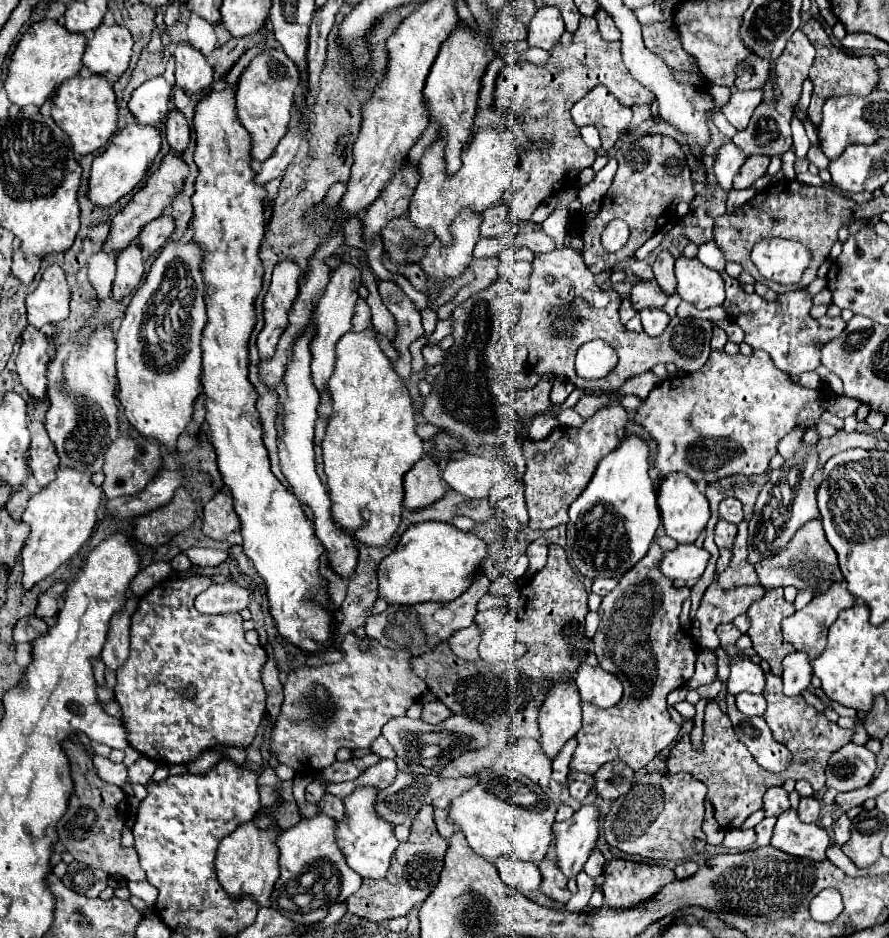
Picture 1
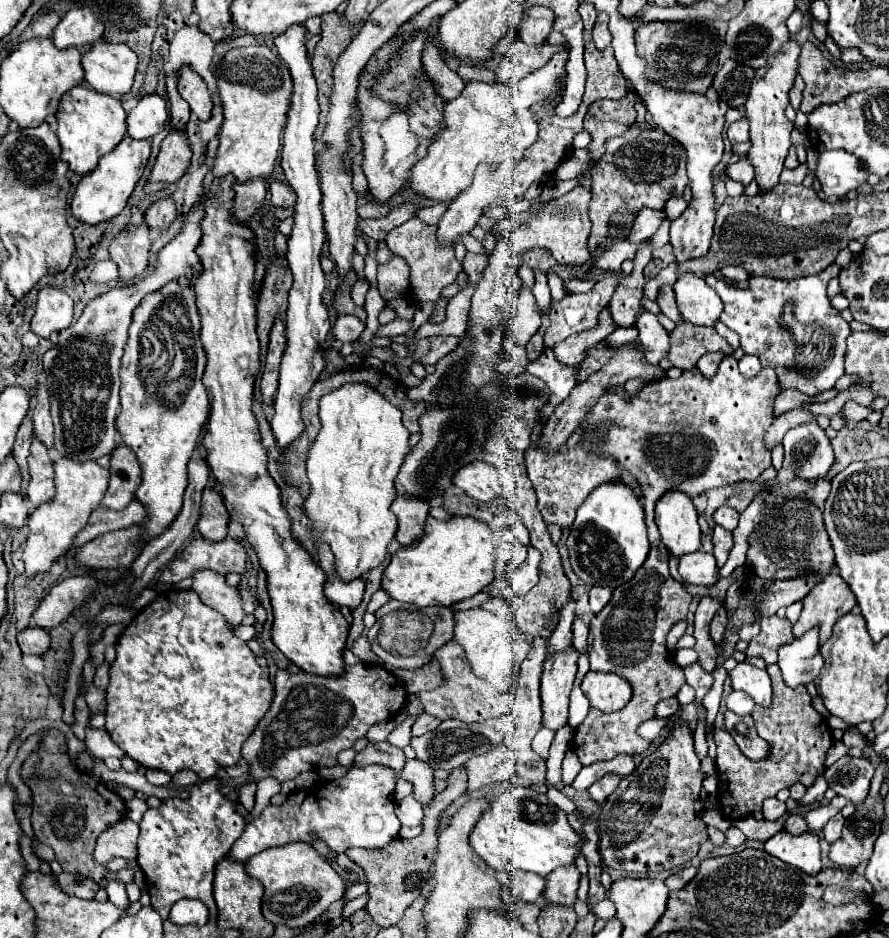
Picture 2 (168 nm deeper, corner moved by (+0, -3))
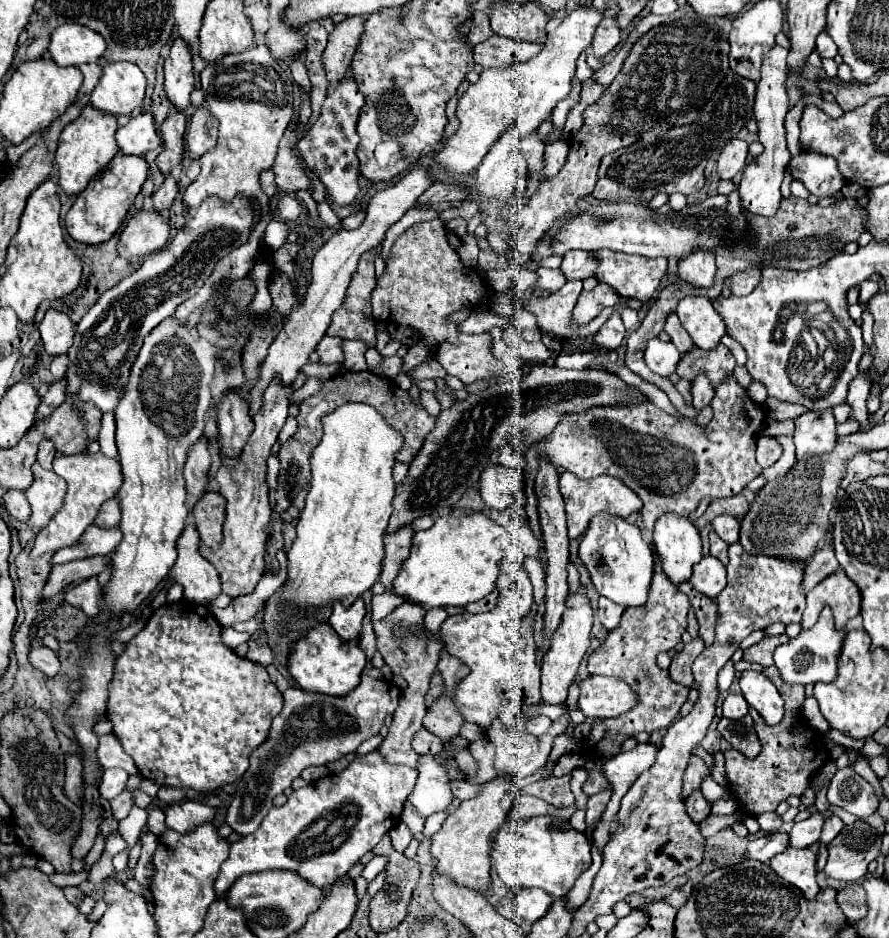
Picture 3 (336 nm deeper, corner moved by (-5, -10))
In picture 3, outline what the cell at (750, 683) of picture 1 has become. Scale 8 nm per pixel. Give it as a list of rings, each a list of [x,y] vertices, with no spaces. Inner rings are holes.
[[[743,671],[739,683],[741,683],[741,693],[745,701],[759,711],[759,715],[767,725],[781,723],[785,715],[785,707],[783,707],[785,703],[777,687],[763,673]]]

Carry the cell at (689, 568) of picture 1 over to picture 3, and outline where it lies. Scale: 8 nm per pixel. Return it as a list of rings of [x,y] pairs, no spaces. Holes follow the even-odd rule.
[[[709,555],[709,557],[703,557],[703,559],[693,567],[693,575],[691,575],[689,581],[691,581],[691,585],[693,585],[699,593],[715,599],[715,597],[725,589],[725,585],[727,585],[725,565],[723,565],[719,559],[711,557],[711,555]]]

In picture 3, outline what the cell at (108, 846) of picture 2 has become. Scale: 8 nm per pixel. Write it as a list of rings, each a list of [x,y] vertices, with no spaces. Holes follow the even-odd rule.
[[[53,873],[49,875],[51,883],[57,887],[69,887],[69,885],[79,885],[87,879],[87,873]]]

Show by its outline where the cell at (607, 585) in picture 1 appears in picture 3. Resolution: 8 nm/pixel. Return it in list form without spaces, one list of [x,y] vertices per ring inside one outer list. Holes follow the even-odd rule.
[[[601,597],[599,599],[599,609],[597,609],[597,617],[599,617],[599,621],[605,625],[605,629],[615,629],[615,625],[621,621],[621,615],[623,615],[623,607],[621,605],[617,605],[617,603],[613,603],[613,601],[609,601],[609,599],[605,599],[605,597]]]

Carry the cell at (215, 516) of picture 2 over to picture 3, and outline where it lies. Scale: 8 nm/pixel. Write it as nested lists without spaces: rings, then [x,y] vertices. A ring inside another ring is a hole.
[[[205,491],[203,497],[193,507],[195,527],[201,535],[201,541],[207,547],[217,547],[223,539],[223,521],[225,521],[225,499],[217,491]]]

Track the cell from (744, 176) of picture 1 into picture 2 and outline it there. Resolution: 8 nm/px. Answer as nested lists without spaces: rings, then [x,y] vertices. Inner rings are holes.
[[[742,156],[738,162],[730,164],[730,166],[726,168],[726,174],[728,174],[728,178],[742,182],[744,186],[748,186],[748,184],[754,180],[754,170],[752,170],[752,164],[750,164],[744,156]]]

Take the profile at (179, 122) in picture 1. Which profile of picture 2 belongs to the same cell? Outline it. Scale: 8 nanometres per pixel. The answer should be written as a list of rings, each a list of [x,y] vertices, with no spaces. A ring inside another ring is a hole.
[[[178,74],[166,78],[168,102],[170,102],[170,124],[172,124],[172,128],[176,128],[176,130],[186,130],[186,124],[188,124],[188,118],[190,118],[190,106],[188,106],[188,102],[178,94],[176,80],[178,80]]]

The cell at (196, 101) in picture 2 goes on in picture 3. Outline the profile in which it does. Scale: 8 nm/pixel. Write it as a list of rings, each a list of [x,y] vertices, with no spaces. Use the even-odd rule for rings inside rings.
[[[199,107],[197,113],[189,119],[189,131],[185,135],[185,143],[189,149],[189,159],[201,159],[203,153],[217,145],[217,125],[219,121],[209,113],[207,107]]]

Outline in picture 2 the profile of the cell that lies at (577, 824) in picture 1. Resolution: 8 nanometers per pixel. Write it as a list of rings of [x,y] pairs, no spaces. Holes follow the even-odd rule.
[[[568,864],[564,868],[556,868],[546,878],[544,896],[550,902],[558,902],[558,904],[572,906],[574,900],[576,900],[578,880],[580,880],[580,870],[576,868],[576,864]]]

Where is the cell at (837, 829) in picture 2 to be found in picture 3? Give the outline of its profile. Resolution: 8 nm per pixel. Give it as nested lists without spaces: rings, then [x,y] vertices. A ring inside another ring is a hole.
[[[831,815],[831,817],[827,817],[825,819],[825,825],[823,825],[823,831],[821,831],[821,839],[819,841],[823,841],[825,845],[827,843],[831,843],[837,835],[839,835],[839,831],[843,829],[843,821],[839,819],[839,817],[835,817],[835,815]]]

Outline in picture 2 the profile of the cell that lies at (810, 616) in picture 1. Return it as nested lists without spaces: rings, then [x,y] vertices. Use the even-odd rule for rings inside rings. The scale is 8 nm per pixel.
[[[838,572],[824,576],[804,598],[804,608],[794,624],[794,638],[800,638],[806,630],[818,628],[820,646],[830,638],[834,622],[848,614],[856,606],[856,596]]]

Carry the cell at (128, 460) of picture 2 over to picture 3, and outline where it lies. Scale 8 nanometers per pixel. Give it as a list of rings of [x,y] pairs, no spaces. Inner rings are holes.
[[[115,497],[109,499],[109,501],[105,501],[105,503],[101,505],[101,509],[99,509],[99,513],[97,513],[93,525],[101,527],[101,529],[117,527],[117,525],[119,525],[119,519],[121,519],[121,511],[119,511],[117,505],[119,505],[119,503],[117,503]]]

